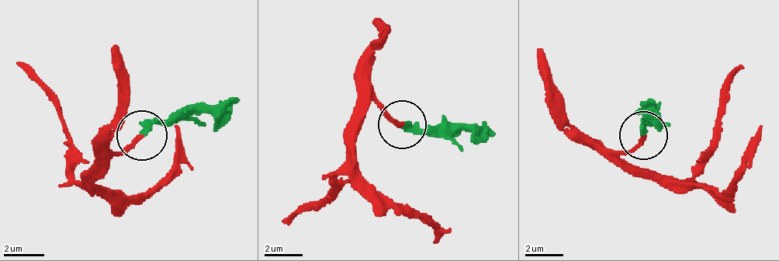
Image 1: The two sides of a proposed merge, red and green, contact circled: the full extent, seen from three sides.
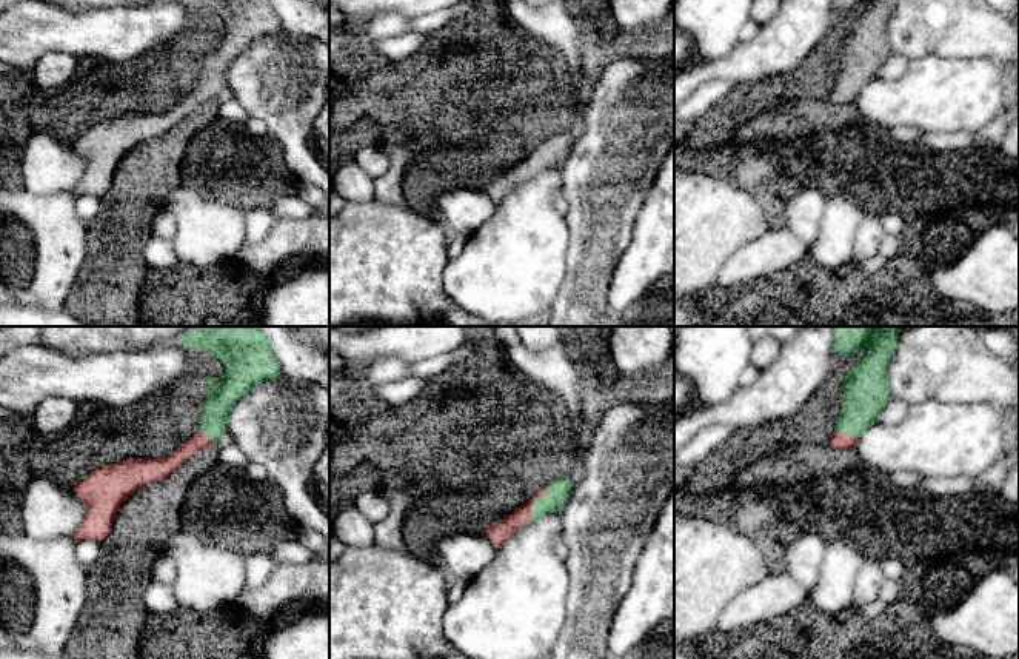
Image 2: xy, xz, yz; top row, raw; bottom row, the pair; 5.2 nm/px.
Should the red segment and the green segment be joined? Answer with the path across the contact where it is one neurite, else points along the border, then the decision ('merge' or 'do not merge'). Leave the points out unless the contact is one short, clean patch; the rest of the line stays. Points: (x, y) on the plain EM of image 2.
way xz (499, 187), (533, 157), (542, 157), (557, 145); merge

